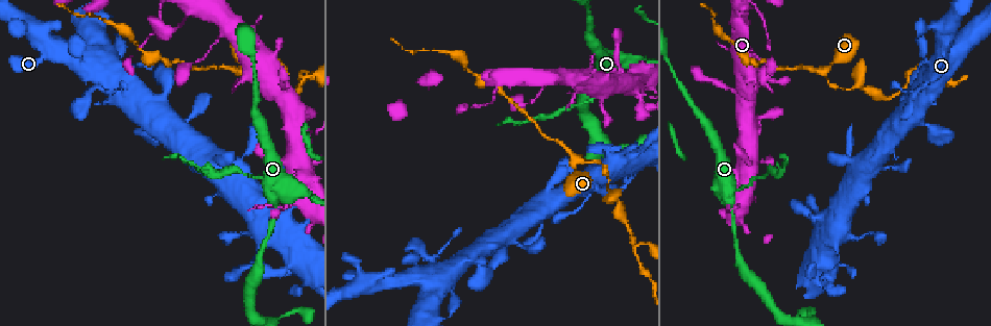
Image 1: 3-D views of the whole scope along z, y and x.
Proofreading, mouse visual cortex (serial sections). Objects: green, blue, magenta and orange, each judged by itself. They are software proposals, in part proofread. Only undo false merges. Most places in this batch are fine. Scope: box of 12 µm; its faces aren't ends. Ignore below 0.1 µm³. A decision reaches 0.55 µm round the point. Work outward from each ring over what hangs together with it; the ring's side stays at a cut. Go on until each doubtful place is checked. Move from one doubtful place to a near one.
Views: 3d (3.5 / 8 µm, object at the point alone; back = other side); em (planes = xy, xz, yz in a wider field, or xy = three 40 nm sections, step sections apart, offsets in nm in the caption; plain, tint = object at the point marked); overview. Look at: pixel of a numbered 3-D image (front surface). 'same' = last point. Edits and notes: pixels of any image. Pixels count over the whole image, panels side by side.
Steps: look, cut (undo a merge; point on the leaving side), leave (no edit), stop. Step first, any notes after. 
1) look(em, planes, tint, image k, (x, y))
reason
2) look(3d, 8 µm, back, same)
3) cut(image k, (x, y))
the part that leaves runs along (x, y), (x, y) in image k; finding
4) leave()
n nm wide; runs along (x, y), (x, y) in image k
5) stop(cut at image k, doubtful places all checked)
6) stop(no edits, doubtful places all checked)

look(em, planes, tint, image 1, (574, 159))
a fork

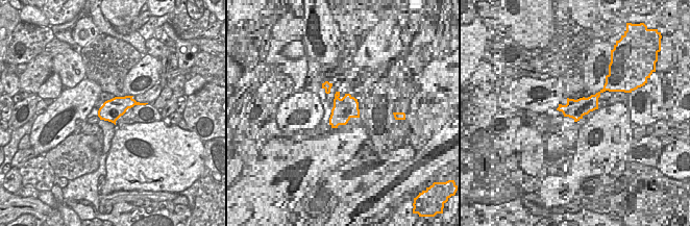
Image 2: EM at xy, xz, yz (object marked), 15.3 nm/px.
look(3d, 3.5 µm, same)
wider look

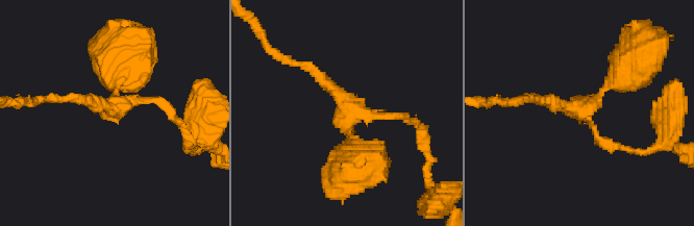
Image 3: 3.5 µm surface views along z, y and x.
leave()
3 arms; runs along (120, 61), (114, 106), (158, 100), (177, 120) in image 3; continuous, no second cell

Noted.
look(3d, 3.5 µm, image 1, (300, 80))
calibre changes

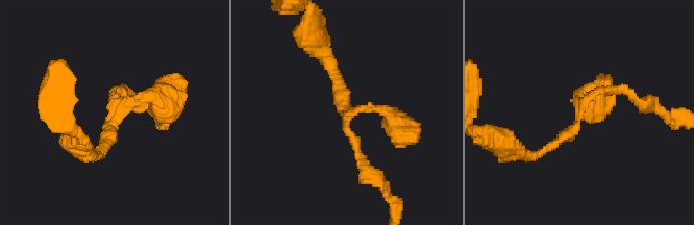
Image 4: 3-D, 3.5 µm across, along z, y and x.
look(em, xy, step 3, tint, image 4, (349, 113))

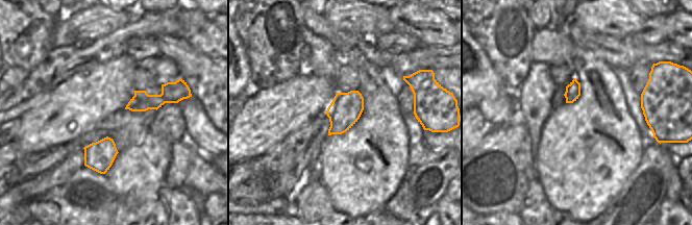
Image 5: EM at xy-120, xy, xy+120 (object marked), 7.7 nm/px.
leave()
240 nm wide; runs along (97, 155), (122, 104), (170, 92) in image 4; all the same cell

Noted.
look(3d, 3.5 µm, image 1, (299, 193))

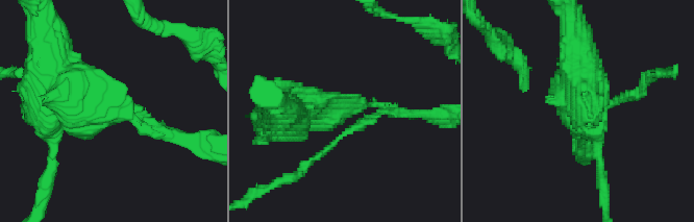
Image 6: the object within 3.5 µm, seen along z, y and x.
look(em, xy, step 1, tint, image 6, (343, 108))
arms of 100, 600 nm

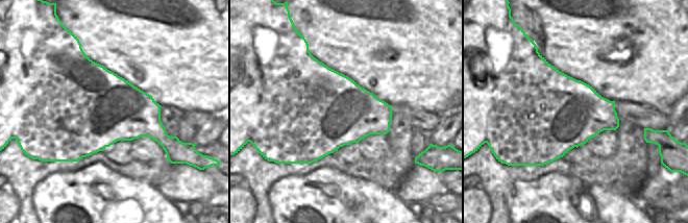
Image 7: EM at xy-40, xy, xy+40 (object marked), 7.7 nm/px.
cut(image 6, (406, 113))
the part that leaves runs along (372, 103), (385, 108), (318, 156) in image 6; two cells meet here

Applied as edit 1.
stop(cut at image 6, doubtful places all checked)

